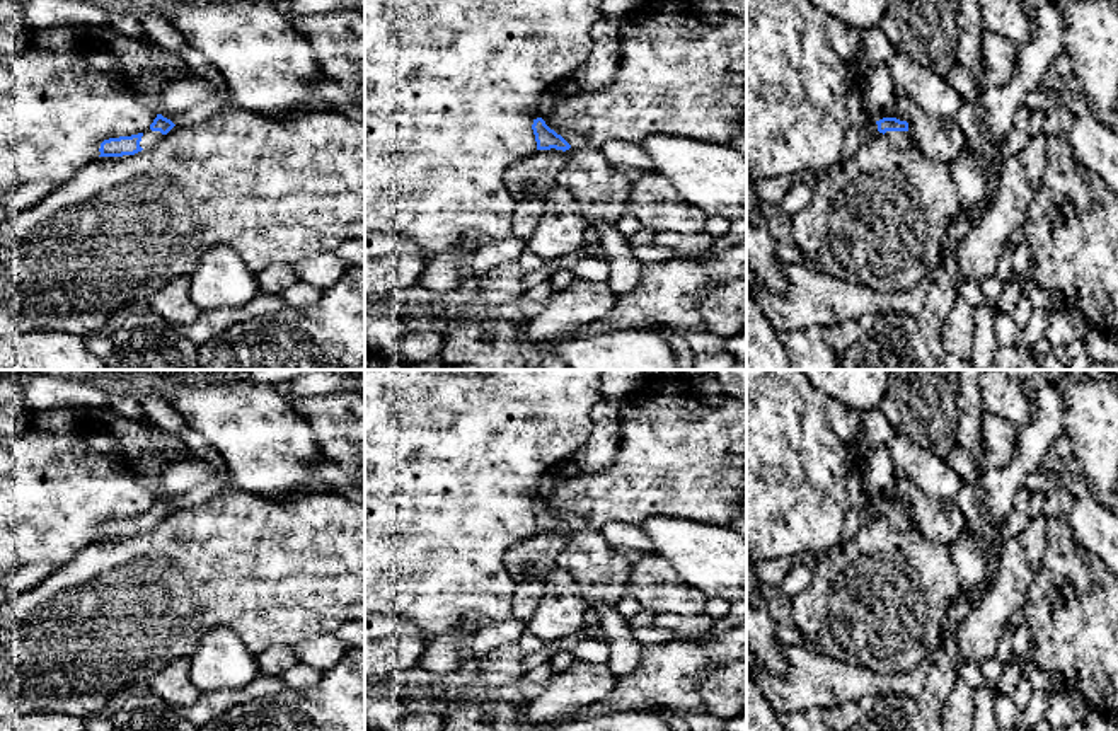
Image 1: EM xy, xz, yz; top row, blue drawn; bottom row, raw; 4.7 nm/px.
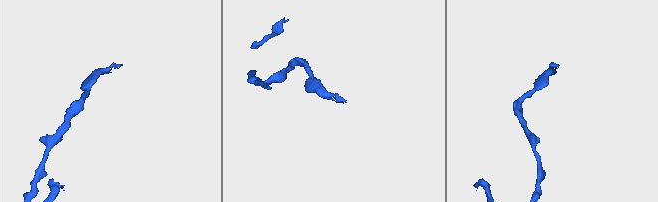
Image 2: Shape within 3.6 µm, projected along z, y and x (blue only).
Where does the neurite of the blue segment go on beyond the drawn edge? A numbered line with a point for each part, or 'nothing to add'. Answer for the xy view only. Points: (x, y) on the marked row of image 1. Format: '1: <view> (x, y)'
1: xy (150, 138)

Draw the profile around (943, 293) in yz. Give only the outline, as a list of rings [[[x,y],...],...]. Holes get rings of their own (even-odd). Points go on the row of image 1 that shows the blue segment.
[[[994,196],[966,211],[942,239],[941,269],[929,290],[924,310],[917,315],[878,314],[862,336],[840,354],[844,370],[936,370],[946,354],[941,331],[960,296],[956,247],[968,237]]]

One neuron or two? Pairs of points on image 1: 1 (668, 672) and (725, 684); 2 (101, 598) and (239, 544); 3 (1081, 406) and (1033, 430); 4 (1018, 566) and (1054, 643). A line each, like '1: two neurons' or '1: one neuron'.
1: two neurons
2: one neuron
3: two neurons
4: two neurons

